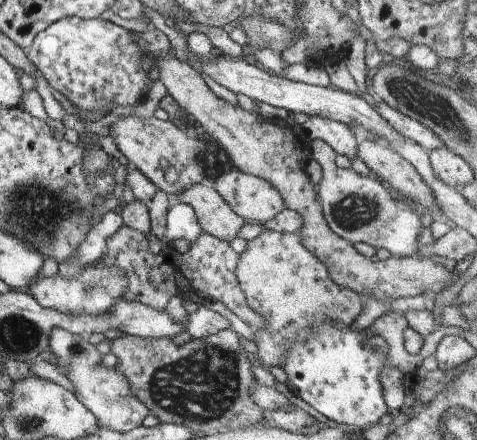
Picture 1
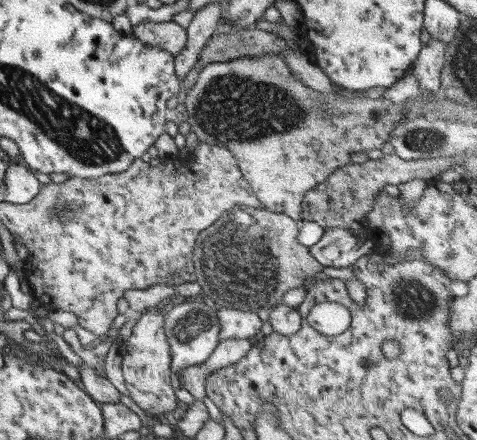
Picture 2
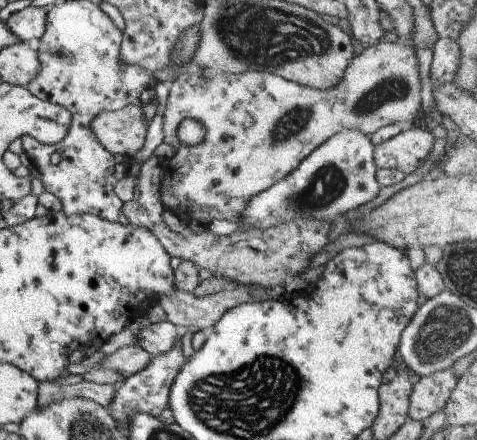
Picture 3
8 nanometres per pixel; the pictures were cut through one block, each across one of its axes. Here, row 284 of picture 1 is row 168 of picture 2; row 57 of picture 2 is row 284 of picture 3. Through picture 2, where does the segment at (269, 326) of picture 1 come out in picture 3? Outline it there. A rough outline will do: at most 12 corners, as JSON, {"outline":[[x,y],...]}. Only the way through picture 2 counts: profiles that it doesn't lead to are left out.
{"outline":[[123,204],[170,257],[243,286],[283,286],[329,243],[310,218],[176,234],[163,204]]}

